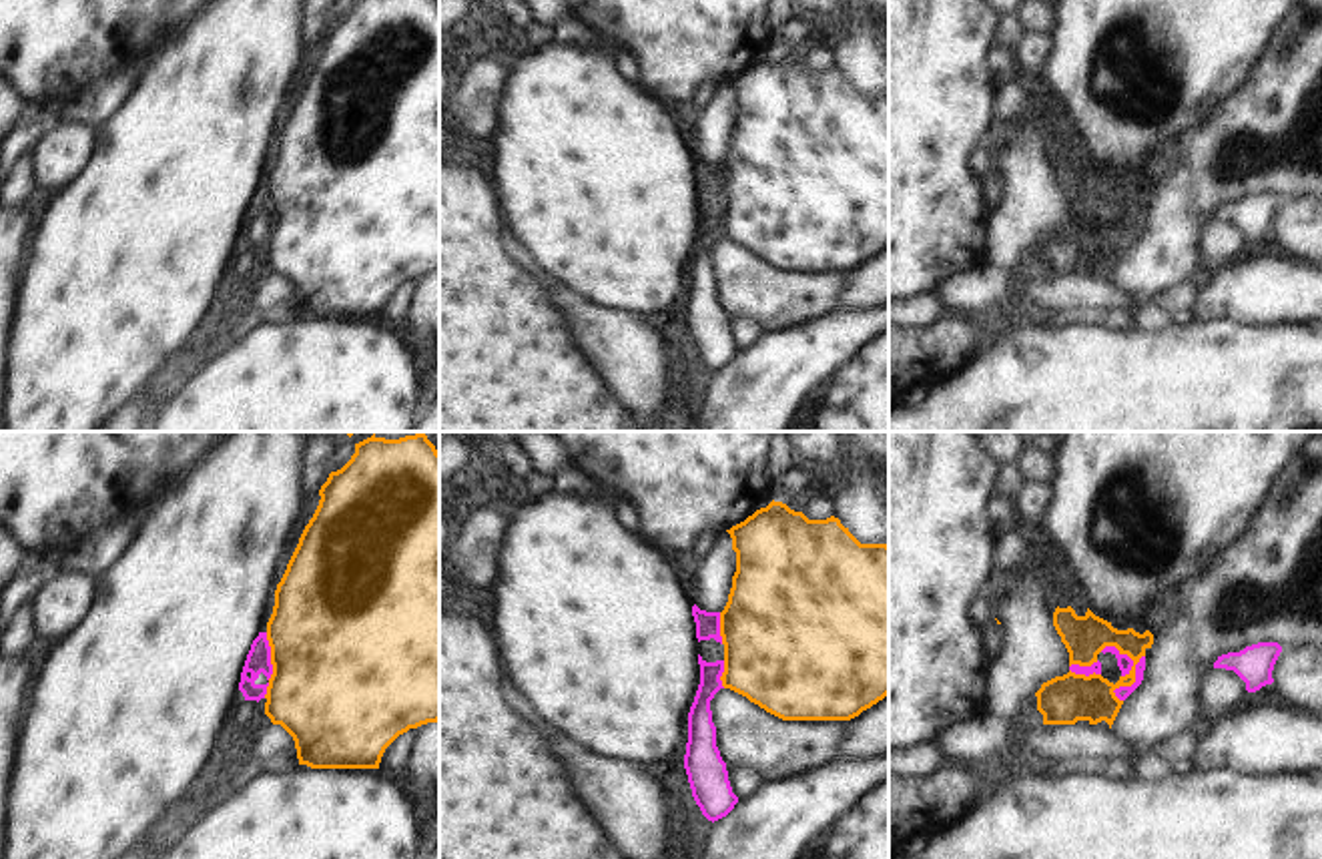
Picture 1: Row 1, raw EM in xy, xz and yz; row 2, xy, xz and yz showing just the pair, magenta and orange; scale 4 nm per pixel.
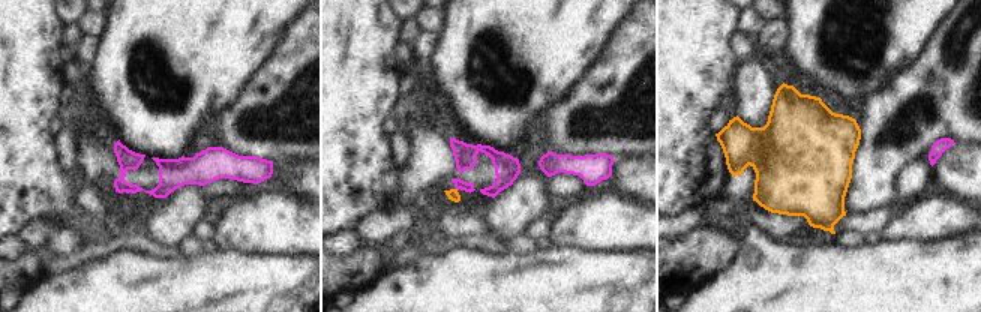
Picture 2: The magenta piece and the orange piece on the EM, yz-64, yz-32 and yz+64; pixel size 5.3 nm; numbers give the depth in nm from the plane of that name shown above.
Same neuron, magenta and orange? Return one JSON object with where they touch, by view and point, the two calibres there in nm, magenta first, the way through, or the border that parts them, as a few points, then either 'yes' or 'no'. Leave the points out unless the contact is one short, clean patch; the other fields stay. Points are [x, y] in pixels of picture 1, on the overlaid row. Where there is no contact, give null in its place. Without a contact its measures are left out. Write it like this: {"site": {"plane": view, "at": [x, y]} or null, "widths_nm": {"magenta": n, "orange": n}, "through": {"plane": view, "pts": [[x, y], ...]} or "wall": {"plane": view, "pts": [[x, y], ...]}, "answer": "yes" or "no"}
{"site": {"plane": "yz", "at": [1136, 673]}, "widths_nm": {"magenta": 60, "orange": 180}, "wall": {"plane": "yz", "pts": [[1106, 645], [1132, 661], [1134, 681], [1114, 691], [1120, 701]]}, "answer": "no"}

